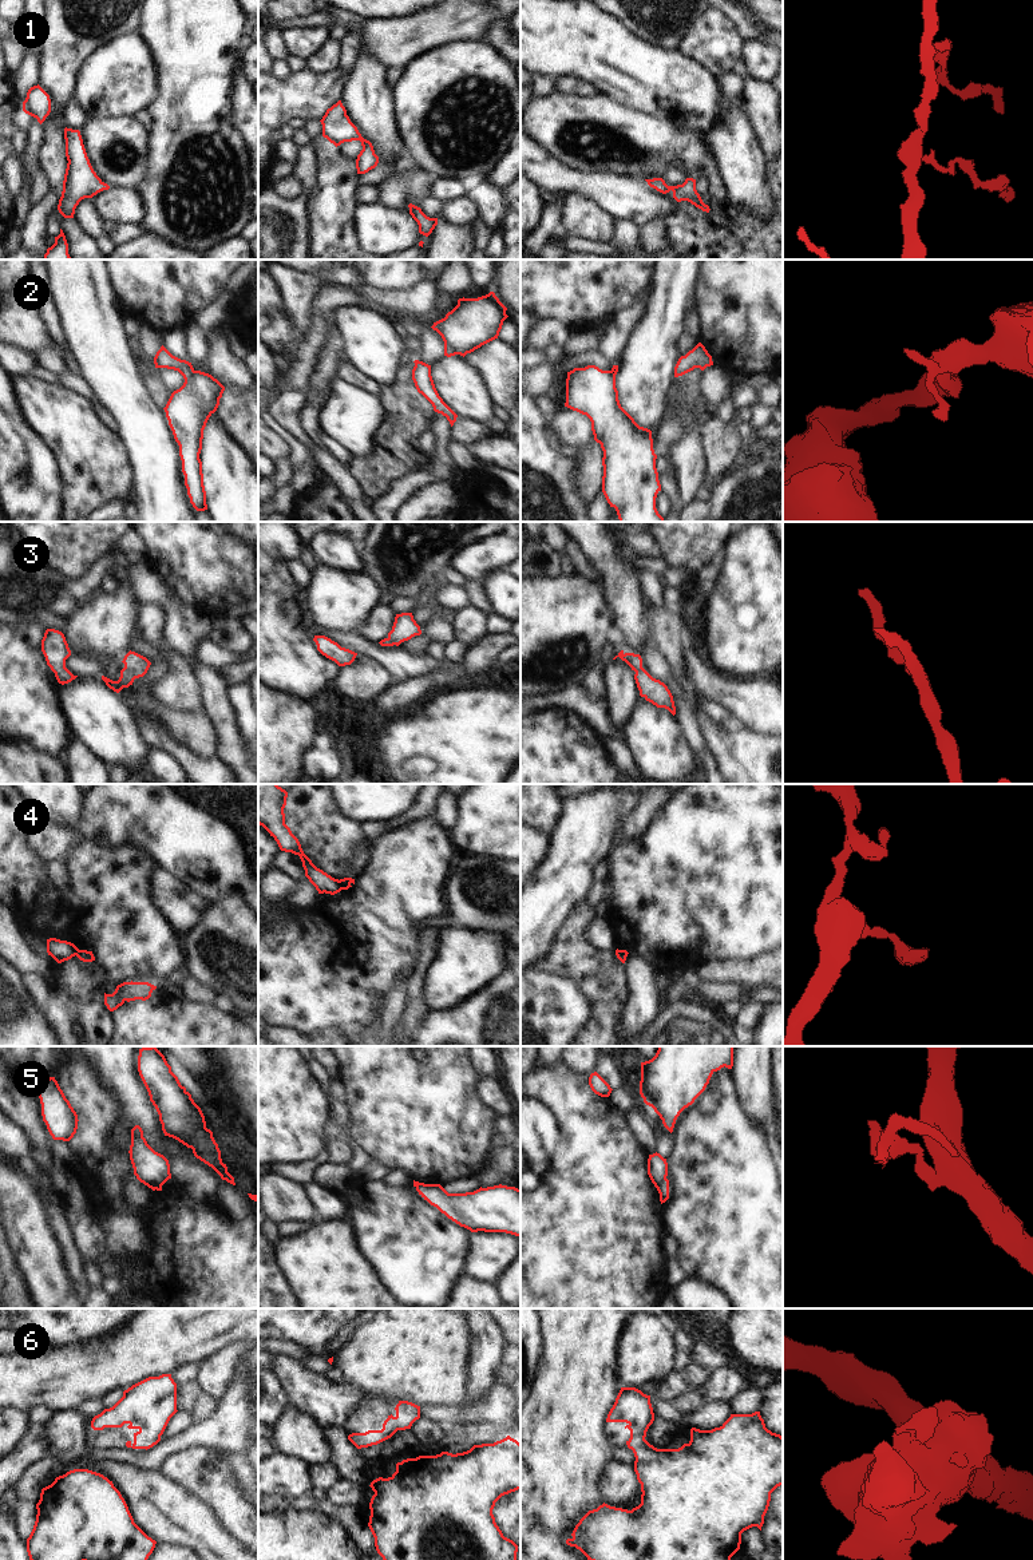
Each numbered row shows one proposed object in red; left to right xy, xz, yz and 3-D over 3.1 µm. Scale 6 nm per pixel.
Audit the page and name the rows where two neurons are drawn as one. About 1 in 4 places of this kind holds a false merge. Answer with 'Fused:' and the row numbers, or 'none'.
Fused: 2, 4, 5

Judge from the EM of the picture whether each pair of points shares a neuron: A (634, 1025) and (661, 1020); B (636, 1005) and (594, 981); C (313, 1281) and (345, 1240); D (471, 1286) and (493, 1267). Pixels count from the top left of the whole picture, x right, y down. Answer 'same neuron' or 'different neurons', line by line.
A: different neurons
B: different neurons
C: same neuron
D: different neurons

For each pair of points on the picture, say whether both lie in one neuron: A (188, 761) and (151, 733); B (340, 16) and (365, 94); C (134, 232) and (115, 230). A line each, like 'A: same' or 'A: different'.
A: same
B: different
C: same

